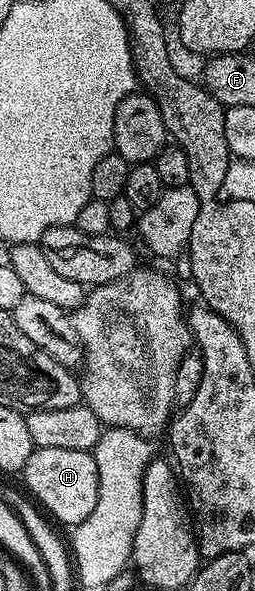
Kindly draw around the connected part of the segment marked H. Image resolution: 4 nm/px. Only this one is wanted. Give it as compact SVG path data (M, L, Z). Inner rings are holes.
M65 447L32 448L23 468L21 480L27 484L26 492L60 526L74 527L85 519L89 519L89 514L97 503L97 487L99 486L97 463L88 451L65 451Z

